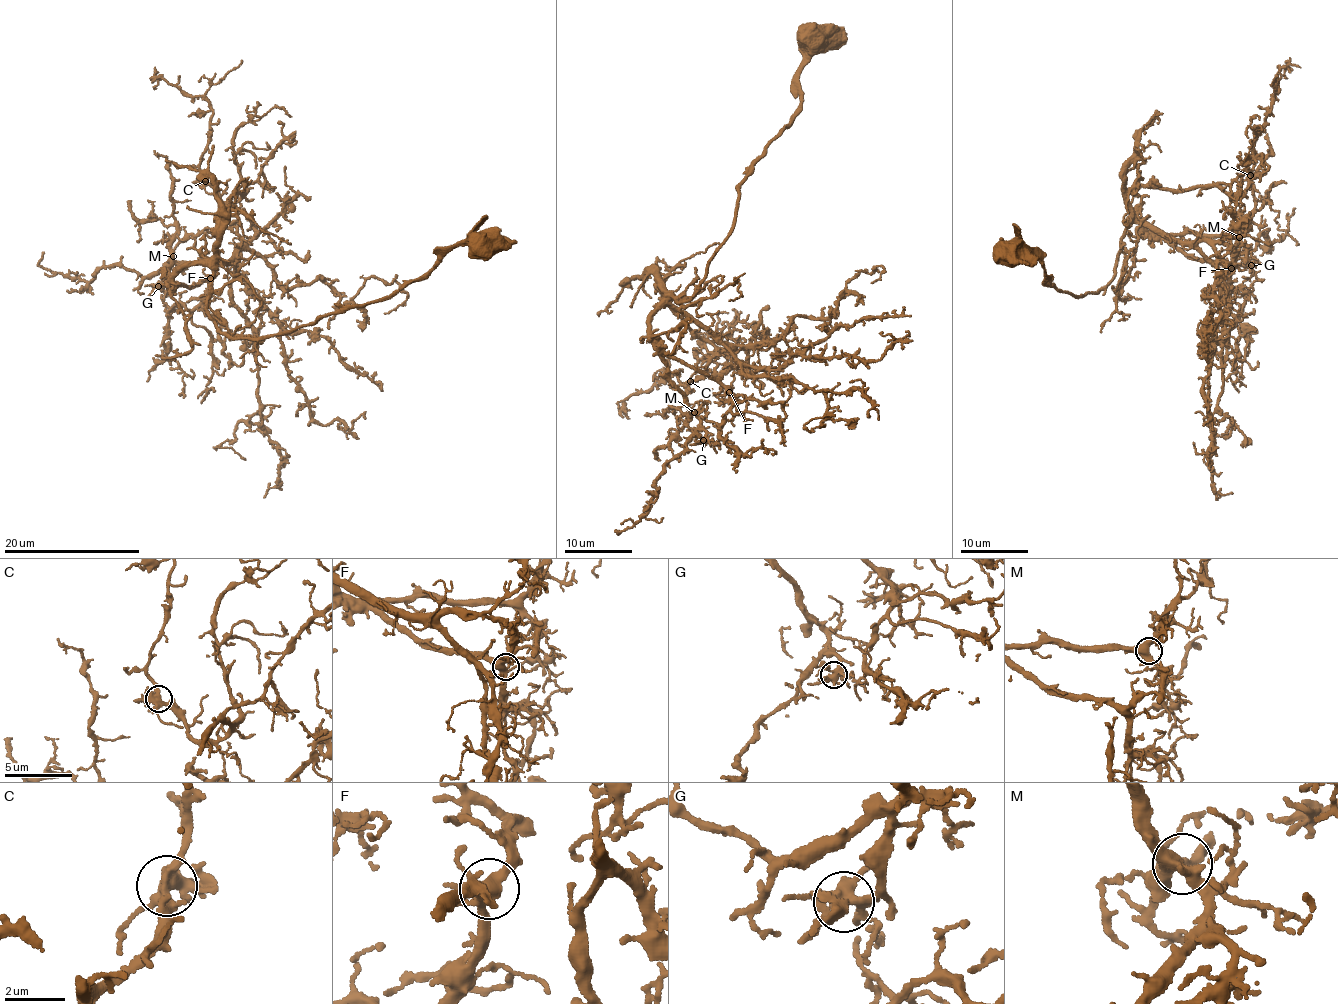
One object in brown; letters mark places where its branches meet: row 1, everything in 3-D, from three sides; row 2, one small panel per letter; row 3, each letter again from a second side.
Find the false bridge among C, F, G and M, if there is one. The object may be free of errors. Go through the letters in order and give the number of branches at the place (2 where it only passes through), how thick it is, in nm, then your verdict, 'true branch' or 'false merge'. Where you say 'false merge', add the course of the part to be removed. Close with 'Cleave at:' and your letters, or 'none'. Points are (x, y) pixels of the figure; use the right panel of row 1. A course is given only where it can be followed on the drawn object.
C: 6 branches meet; 380 nm thick; true branch
F: 6 branches meet; 420 nm thick; true branch
G: 6 branches meet; 380 nm thick; true branch
M: 6 branches meet; 440 nm thick; true branch
Cleave at: none

